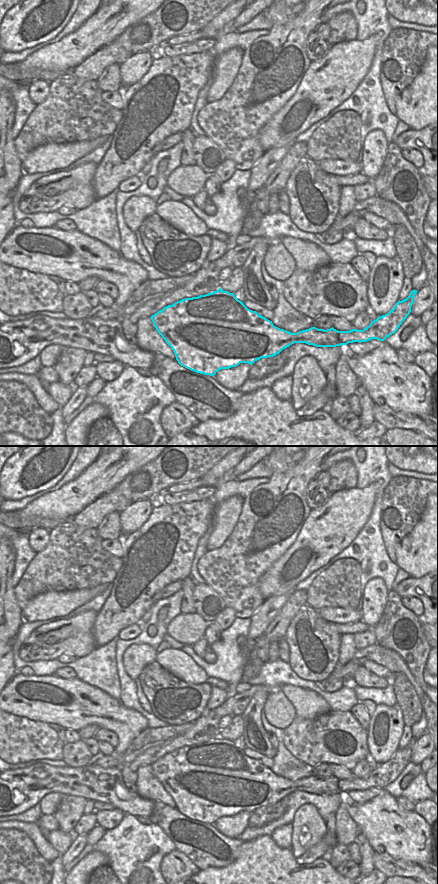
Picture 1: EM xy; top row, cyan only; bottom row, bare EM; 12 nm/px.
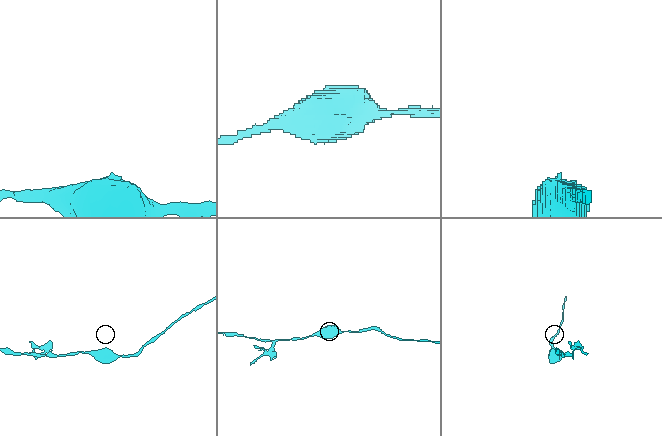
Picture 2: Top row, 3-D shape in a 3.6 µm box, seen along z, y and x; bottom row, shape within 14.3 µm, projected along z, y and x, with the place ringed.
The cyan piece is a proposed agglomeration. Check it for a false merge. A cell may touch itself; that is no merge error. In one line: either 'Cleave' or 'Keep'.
Keep.

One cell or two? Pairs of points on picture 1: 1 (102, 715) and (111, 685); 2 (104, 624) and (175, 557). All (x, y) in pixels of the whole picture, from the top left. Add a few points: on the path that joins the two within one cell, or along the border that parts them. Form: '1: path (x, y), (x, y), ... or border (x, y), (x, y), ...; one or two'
1: border (87, 682), (119, 700); two
2: path (124, 612), (148, 594), (149, 585), (157, 577); one

